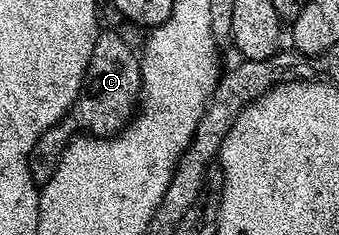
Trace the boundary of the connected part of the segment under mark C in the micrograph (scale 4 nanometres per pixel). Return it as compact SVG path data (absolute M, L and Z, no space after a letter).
M100 32L97 43L93 47L93 55L89 59L87 76L83 79L83 87L79 90L79 98L71 104L71 112L63 120L57 122L49 131L45 131L37 139L33 151L29 155L31 178L37 183L48 181L57 171L59 158L63 156L63 148L76 135L92 137L114 137L120 129L124 129L137 109L139 99L139 63L140 58L127 46L127 41L119 33Z

